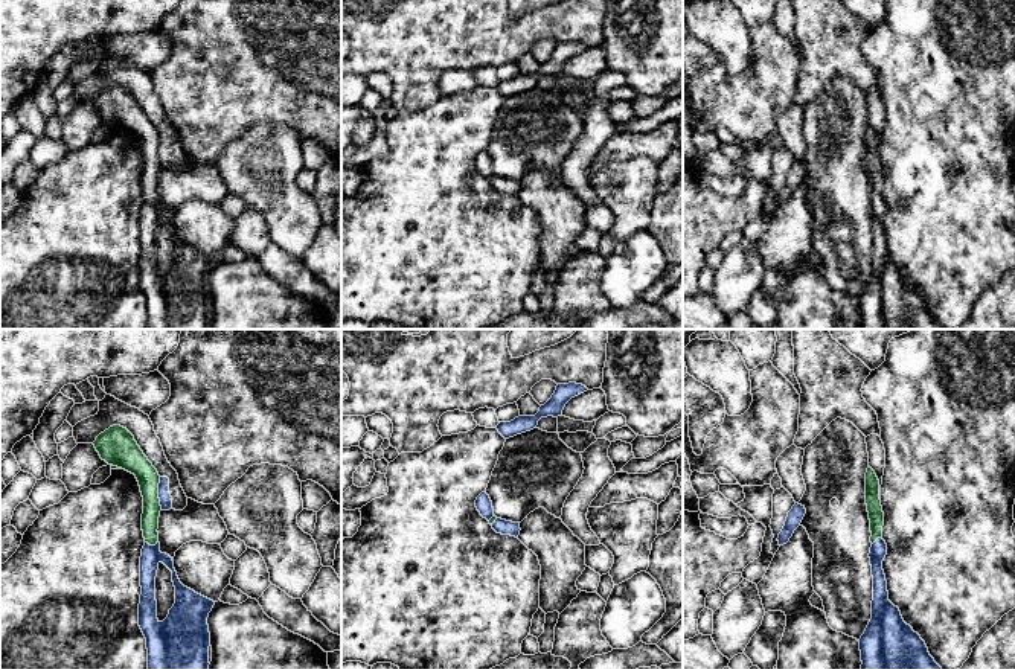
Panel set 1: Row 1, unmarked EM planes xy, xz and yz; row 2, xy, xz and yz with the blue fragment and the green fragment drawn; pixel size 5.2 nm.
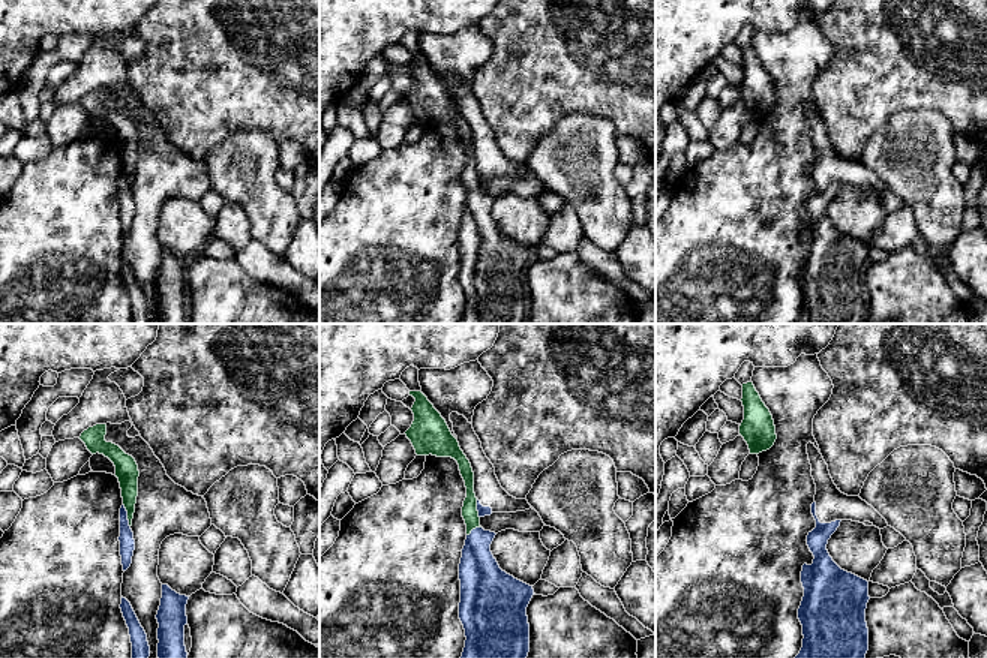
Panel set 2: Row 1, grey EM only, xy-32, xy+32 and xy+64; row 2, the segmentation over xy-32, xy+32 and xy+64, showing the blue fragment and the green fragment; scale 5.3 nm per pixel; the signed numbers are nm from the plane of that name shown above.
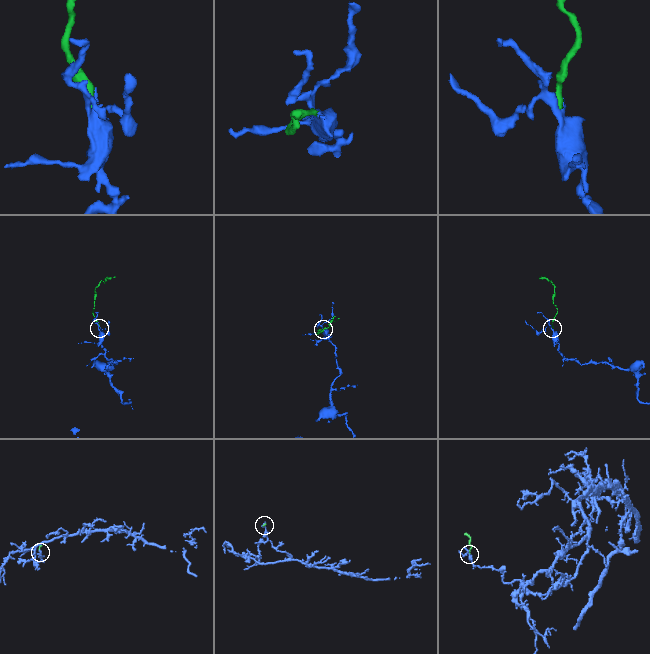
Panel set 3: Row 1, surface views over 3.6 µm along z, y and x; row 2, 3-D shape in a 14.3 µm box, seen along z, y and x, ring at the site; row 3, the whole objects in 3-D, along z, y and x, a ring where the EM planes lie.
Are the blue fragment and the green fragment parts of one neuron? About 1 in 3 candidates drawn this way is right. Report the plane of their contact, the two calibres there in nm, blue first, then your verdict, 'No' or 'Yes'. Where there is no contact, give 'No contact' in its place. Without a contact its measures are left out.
Touches blue in xy. Thickness 70 nm (blue) against 140 nm. Yes

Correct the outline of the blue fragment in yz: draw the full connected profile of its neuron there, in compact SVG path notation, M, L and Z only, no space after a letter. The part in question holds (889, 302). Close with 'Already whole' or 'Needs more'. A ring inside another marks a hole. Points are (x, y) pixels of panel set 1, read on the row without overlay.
M869 125L866 131L866 163L870 178L870 224L873 235L872 277L860 297L861 329L942 329L930 314L925 300L907 283L898 265L889 259L882 219L887 203L882 198L884 171L879 139Z. Needs more

